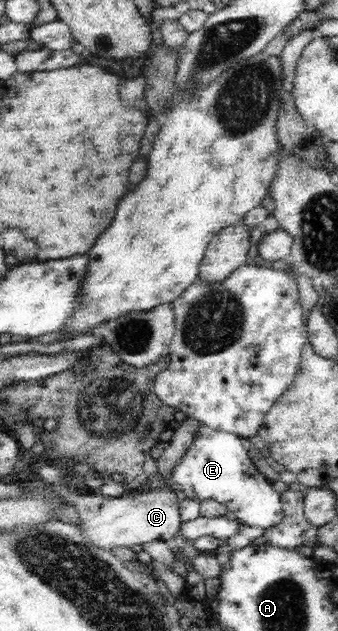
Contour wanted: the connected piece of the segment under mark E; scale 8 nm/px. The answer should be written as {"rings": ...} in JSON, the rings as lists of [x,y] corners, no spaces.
{"rings":[[[200,426],[194,442],[186,455],[178,462],[166,478],[157,472],[155,479],[141,489],[156,492],[159,487],[171,488],[172,492],[183,491],[186,498],[202,503],[214,499],[236,514],[237,520],[246,526],[268,529],[282,520],[281,494],[274,491],[272,484],[256,470],[254,462],[242,444],[244,439],[236,434]]]}

